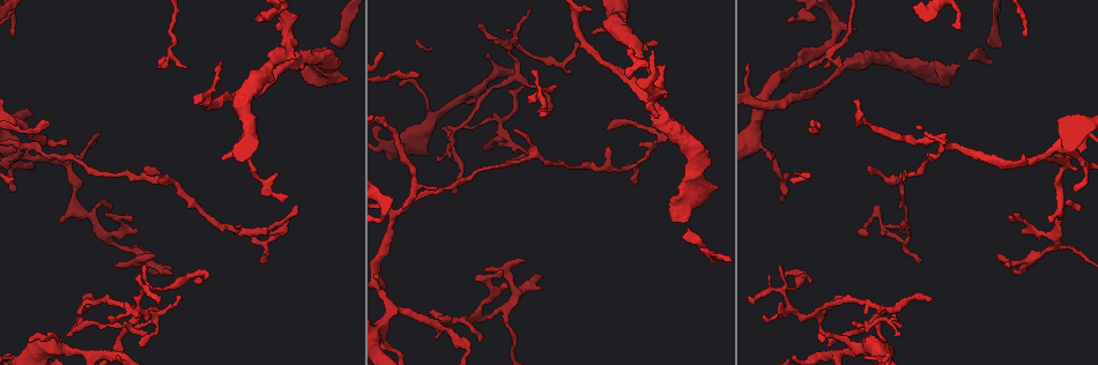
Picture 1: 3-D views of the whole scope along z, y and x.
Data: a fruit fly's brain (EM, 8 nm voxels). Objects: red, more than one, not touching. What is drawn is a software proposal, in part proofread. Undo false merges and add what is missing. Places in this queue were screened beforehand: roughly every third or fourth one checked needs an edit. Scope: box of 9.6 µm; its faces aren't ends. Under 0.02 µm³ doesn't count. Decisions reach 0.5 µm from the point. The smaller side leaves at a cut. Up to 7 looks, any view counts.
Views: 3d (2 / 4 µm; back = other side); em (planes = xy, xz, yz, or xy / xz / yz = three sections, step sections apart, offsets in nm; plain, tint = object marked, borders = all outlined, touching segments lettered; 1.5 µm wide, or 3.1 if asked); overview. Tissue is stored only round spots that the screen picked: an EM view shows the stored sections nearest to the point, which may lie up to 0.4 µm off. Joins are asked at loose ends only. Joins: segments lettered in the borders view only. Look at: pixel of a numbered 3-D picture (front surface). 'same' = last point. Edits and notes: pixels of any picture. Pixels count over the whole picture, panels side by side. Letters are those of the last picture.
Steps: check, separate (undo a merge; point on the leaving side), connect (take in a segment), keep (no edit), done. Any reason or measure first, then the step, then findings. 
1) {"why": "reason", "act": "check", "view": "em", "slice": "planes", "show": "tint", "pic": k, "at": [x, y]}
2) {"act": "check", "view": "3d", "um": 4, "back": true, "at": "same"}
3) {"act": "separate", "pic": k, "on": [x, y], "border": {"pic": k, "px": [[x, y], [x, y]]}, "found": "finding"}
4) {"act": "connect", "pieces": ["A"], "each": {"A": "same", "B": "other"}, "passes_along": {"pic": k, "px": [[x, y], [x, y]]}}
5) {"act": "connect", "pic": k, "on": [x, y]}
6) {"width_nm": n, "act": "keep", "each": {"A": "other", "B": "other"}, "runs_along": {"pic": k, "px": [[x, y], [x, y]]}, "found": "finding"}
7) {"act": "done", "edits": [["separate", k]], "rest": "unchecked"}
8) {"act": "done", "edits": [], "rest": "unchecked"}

{"why": "sudden change in width", "act": "check", "view": "em", "slice": "yz", "step": 4, "show": "borders", "pic": 1, "at": [642, 93]}

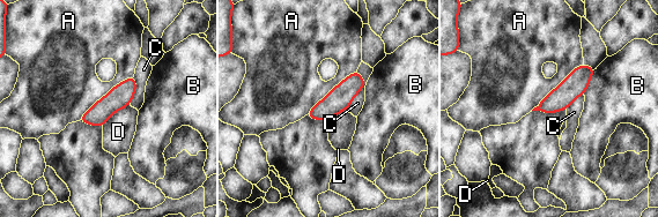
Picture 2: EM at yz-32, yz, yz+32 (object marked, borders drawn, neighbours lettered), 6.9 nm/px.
{"width_nm": 160, "act": "keep", "each": {"A": "other", "B": "other", "C": "other", "D": "other"}, "found": "one neuron here"}

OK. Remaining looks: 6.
{"why": "three arms meet", "act": "check", "view": "3d", "um": 2, "pic": 1, "at": [436, 339]}

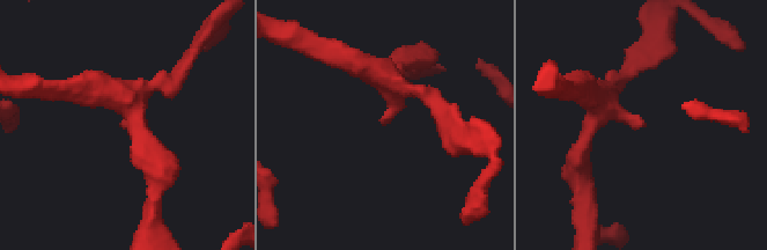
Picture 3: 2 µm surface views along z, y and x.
{"arms": 3, "why": "now the EM", "act": "check", "view": "em", "slice": "planes", "show": "plain", "pic": 3, "at": [122, 123]}

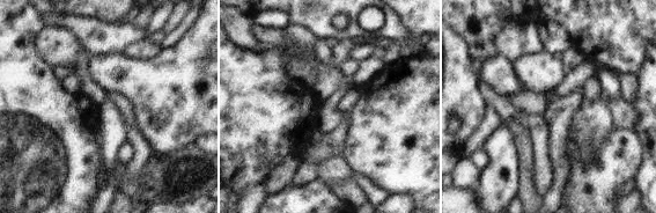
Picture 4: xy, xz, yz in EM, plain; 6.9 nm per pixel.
{"act": "check", "view": "em", "slice": "planes", "show": "borders", "at": "same"}

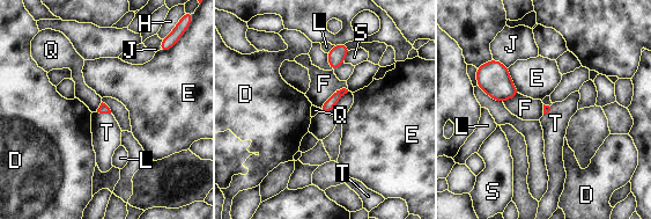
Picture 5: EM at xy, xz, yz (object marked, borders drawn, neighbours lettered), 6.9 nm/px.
{"longest_contact_nm": ["F", 240], "act": "connect", "pieces": ["T"], "each": {"D": "other", "E": "other", "F": "other", "H": "other", "J": "other", "L": "other", "Q": "other", "S": "other", "T": "same"}, "found": "the neuron continues"}

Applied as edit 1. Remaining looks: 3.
{"why": "redraw", "act": "check", "view": "overview"}

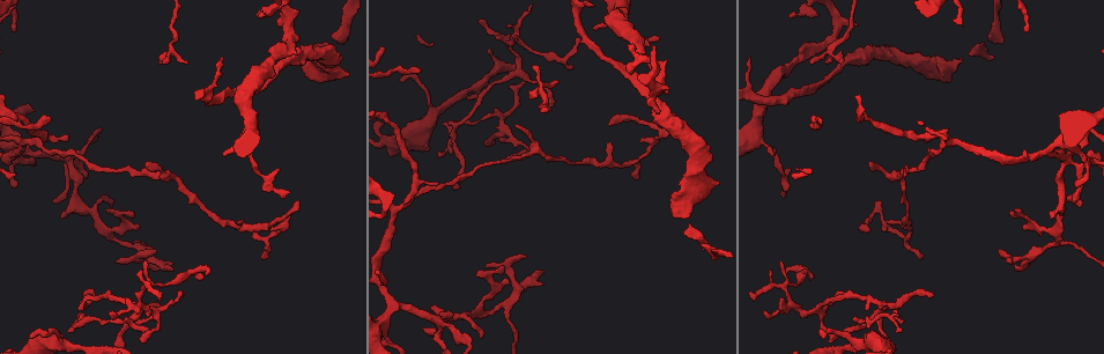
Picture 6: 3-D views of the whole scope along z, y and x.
{"why": "an open end", "act": "check", "view": "em", "slice": "xy", "step": 4, "show": "borders", "pic": 6, "at": [68, 137]}

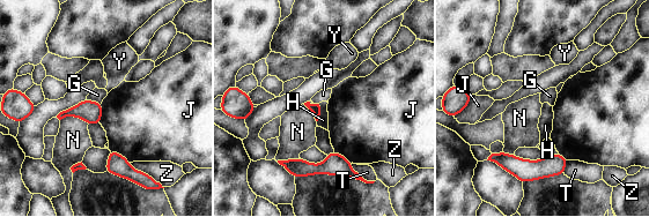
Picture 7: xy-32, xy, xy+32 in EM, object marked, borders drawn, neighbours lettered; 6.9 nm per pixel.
{"act": "keep", "each": {"G": "other", "H": "other", "J": "other", "N": "other", "T": "other", "Y": "other", "Z": "other"}, "border": {"pic": 7, "px": [[109, 149], [123, 155], [130, 162]]}, "found": "none of them fits"}

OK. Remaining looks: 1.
{"act": "done", "edits": [["connect", 5]], "rest": "unchecked"}

